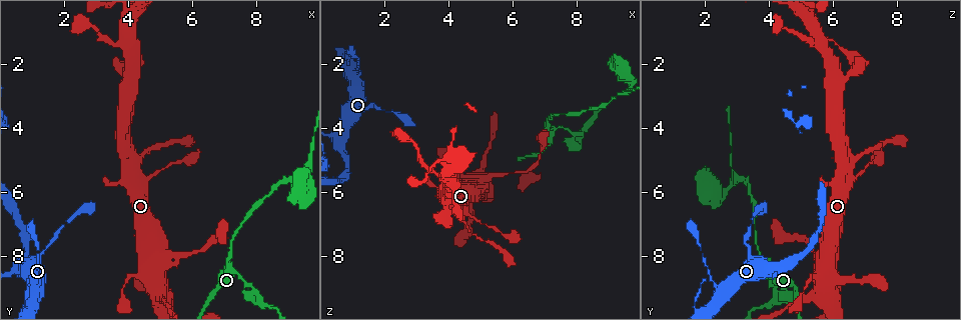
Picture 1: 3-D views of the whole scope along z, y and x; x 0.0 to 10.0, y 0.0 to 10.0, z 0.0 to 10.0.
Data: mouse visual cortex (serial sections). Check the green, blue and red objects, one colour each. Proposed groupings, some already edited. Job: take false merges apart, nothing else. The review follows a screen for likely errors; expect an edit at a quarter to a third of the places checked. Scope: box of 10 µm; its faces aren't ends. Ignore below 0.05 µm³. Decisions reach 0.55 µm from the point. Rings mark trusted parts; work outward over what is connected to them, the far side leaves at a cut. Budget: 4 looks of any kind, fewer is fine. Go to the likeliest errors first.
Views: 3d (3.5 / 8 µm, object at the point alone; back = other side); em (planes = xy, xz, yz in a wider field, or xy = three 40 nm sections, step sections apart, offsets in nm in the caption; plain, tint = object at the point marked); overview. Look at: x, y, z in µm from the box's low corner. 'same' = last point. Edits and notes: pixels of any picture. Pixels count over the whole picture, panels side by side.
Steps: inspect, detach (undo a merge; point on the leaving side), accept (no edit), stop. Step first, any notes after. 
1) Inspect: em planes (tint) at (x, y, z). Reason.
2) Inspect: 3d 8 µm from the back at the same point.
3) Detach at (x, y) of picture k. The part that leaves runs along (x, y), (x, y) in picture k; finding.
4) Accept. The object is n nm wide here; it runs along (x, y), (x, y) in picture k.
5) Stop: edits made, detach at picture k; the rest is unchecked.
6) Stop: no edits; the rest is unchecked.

Inspect: 3d 8 µm at (1.30, 8.60, 2.20). Sharp bend.

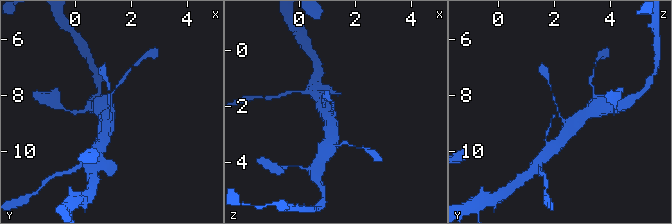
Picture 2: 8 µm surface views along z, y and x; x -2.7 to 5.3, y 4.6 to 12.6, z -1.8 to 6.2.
Inspect: em xy step 3 (tint) at the same point.

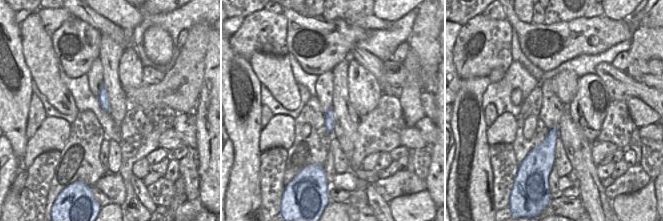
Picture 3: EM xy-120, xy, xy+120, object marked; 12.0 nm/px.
Accept. It runs along (581, 116), (563, 120), (550, 86) in picture 2; all the same cell.

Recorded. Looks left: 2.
Inspect: 3d 3.5 µm at (9.35, 5.60, 2.95). Abrupt turn.

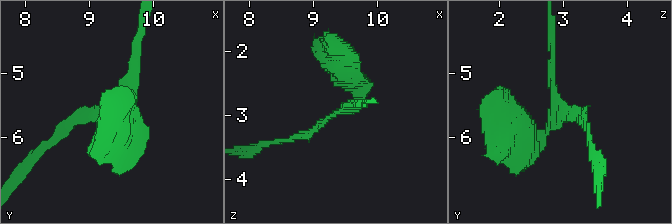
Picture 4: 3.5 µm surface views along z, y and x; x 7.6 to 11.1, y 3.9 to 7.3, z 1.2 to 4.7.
Inspect: em xy step 3 (tint) at (9.40, 5.65, 2.95). Now the EM.

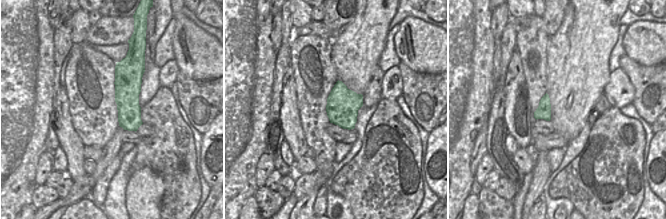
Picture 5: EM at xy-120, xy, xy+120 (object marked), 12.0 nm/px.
Accept. It runs along (282, 142), (359, 98), (344, 70) in picture 4; all the same cell.

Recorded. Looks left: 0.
Stop: no edits; the rest is unchecked.

